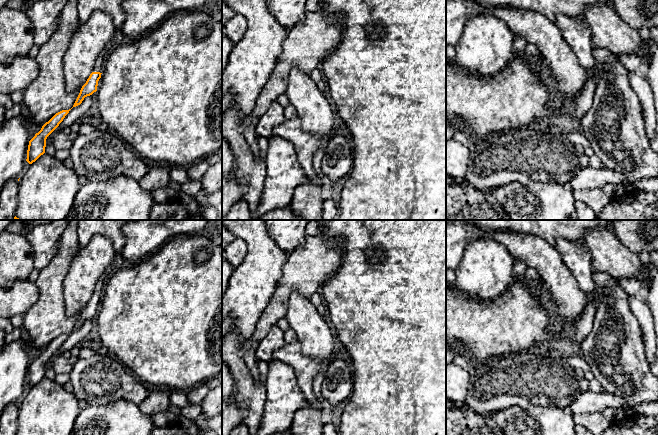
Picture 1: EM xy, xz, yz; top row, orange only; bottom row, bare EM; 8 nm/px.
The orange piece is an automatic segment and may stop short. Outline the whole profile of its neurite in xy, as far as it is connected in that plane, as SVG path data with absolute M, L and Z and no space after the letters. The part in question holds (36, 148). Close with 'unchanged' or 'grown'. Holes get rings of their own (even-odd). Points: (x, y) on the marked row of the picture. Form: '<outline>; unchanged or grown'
M71 109L62 110L56 113L29 141L26 159L29 164L35 162L41 155L45 153L47 137L59 126L70 110Z; unchanged

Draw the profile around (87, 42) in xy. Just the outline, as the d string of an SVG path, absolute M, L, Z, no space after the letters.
M94 11L86 22L78 25L77 30L71 36L70 44L63 58L65 89L68 93L81 89L86 83L93 72L98 55L114 37L115 31L116 27L111 16L101 11Z

